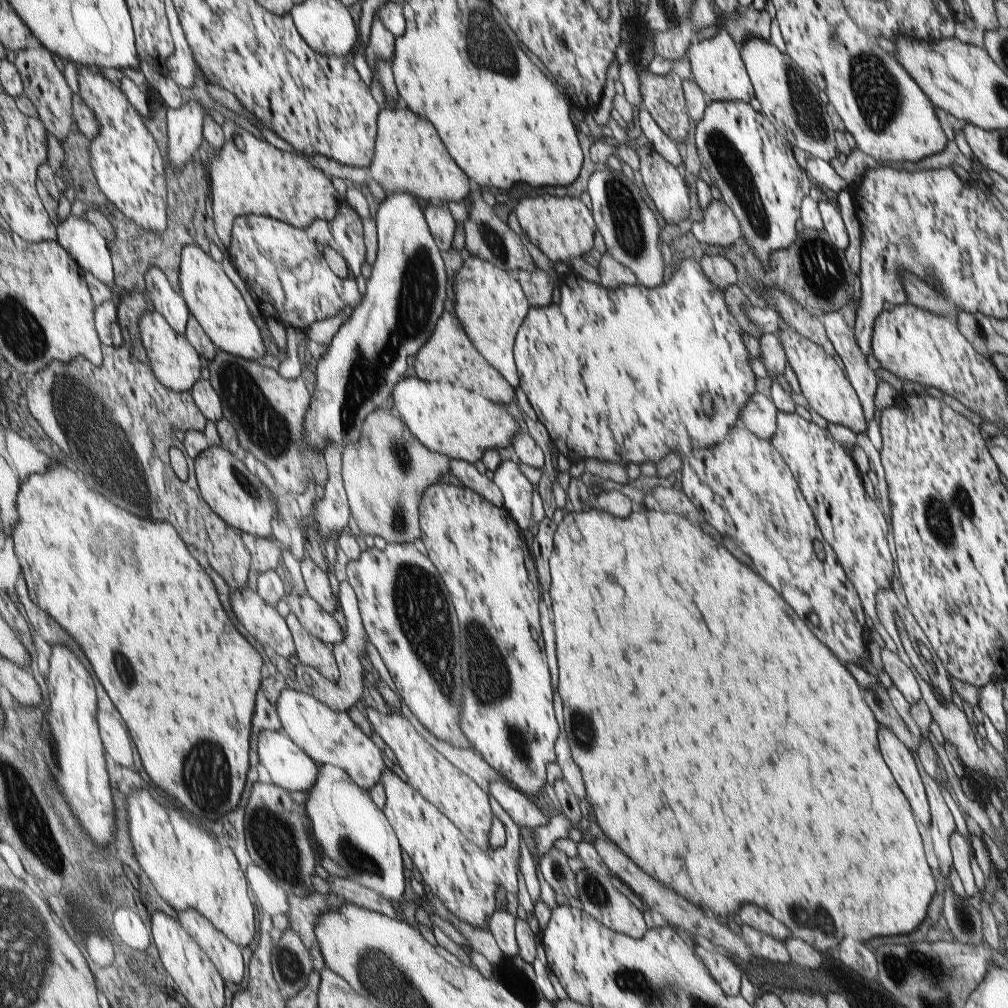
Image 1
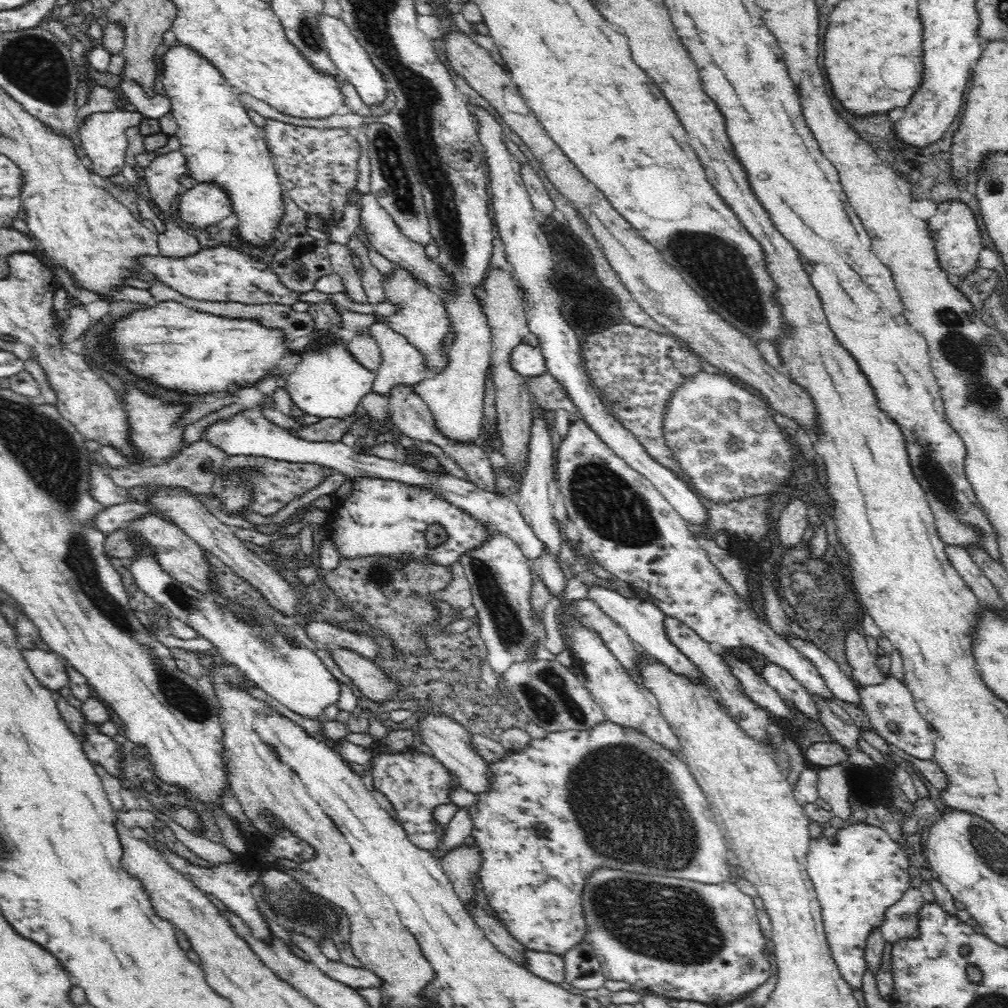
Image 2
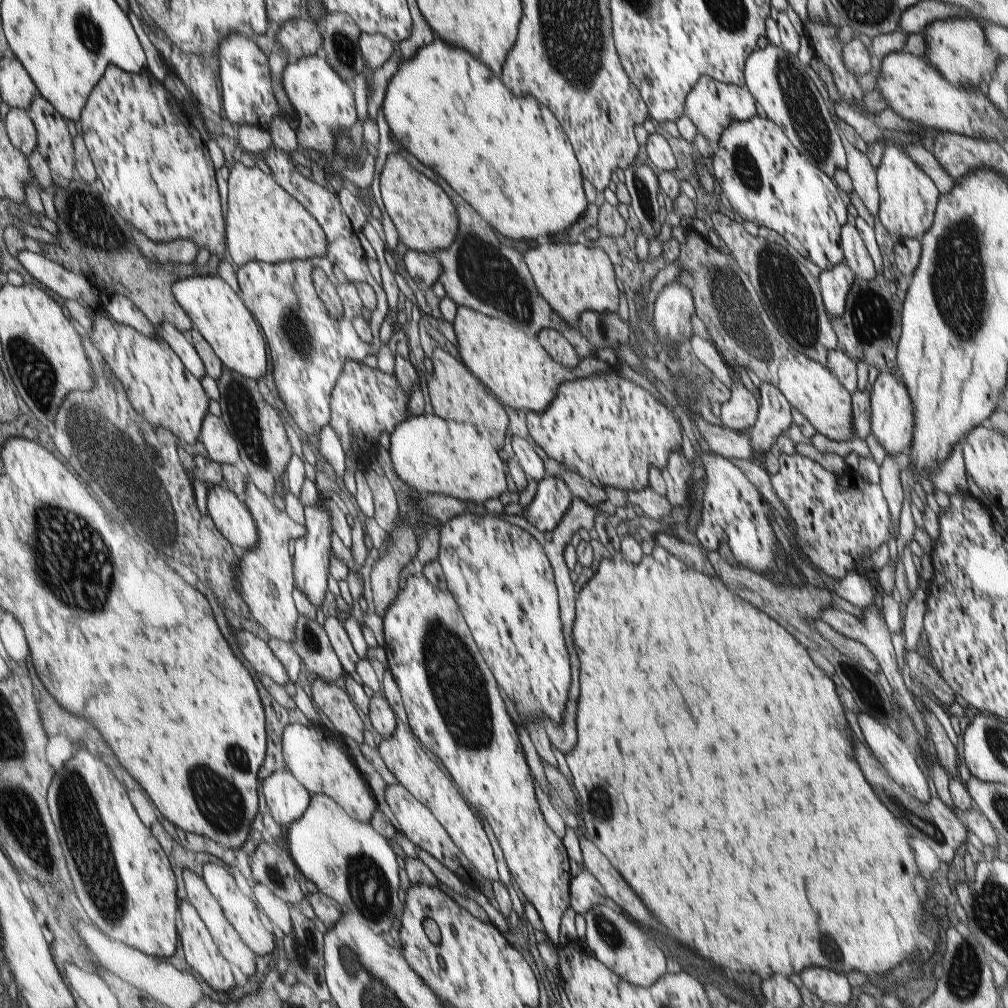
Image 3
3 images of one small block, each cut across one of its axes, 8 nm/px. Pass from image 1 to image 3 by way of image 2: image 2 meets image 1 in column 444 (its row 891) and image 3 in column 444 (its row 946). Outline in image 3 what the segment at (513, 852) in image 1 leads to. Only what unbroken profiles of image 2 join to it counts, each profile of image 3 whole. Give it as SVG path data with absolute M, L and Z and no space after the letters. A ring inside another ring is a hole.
M399 783L396 785L386 785L384 790L384 799L393 813L393 818L397 820L400 832L414 844L415 847L422 848L428 852L433 858L436 858L445 868L448 868L463 884L474 886L475 879L474 868L469 861L461 854L461 851L455 846L441 823L431 814L430 810L422 805L416 798L411 796Z

